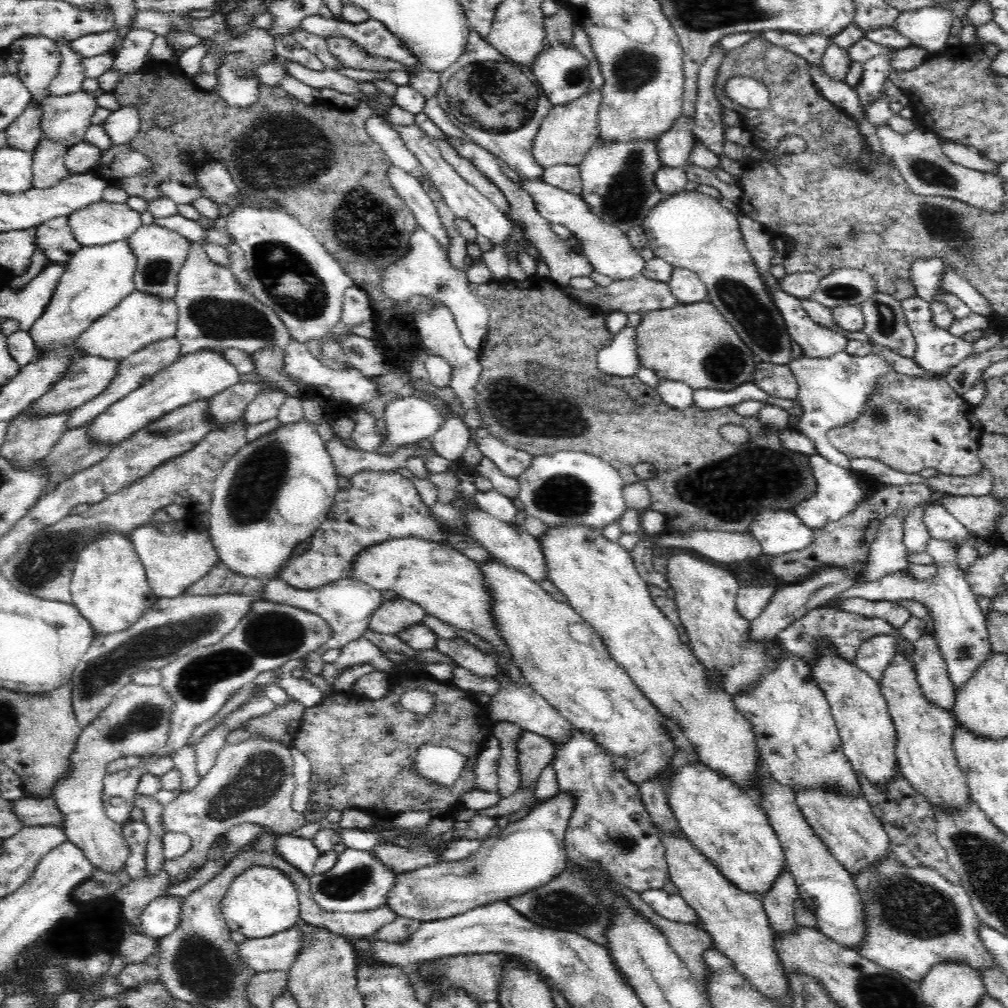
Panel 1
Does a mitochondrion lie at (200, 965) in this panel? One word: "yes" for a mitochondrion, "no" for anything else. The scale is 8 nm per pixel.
yes

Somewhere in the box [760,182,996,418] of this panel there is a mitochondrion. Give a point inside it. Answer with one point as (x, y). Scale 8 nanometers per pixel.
(946, 227)

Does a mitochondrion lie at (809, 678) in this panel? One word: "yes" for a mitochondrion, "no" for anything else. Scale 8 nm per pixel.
no

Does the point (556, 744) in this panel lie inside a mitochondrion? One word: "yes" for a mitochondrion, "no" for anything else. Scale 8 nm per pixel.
no

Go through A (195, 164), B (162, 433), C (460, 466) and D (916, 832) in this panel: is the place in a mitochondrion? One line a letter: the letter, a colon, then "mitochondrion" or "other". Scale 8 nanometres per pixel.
A: other
B: mitochondrion
C: other
D: other

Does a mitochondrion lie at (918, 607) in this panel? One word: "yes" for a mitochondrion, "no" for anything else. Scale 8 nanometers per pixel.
no

